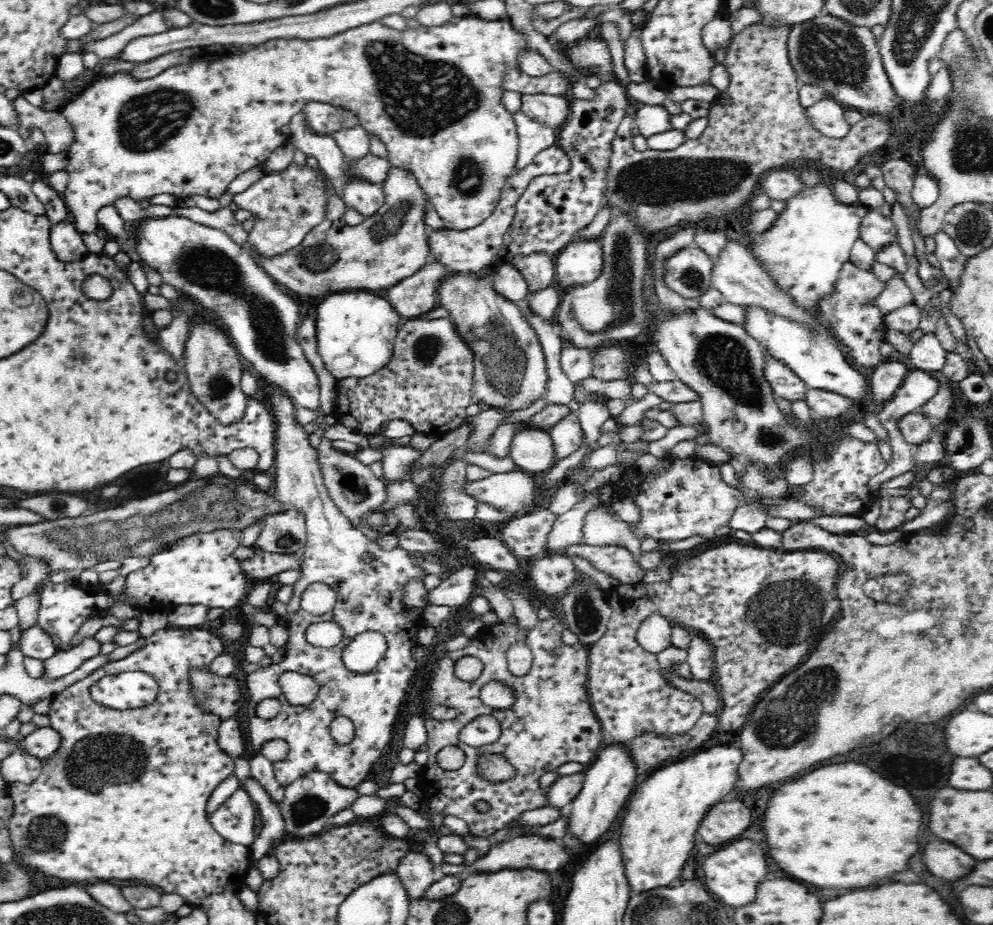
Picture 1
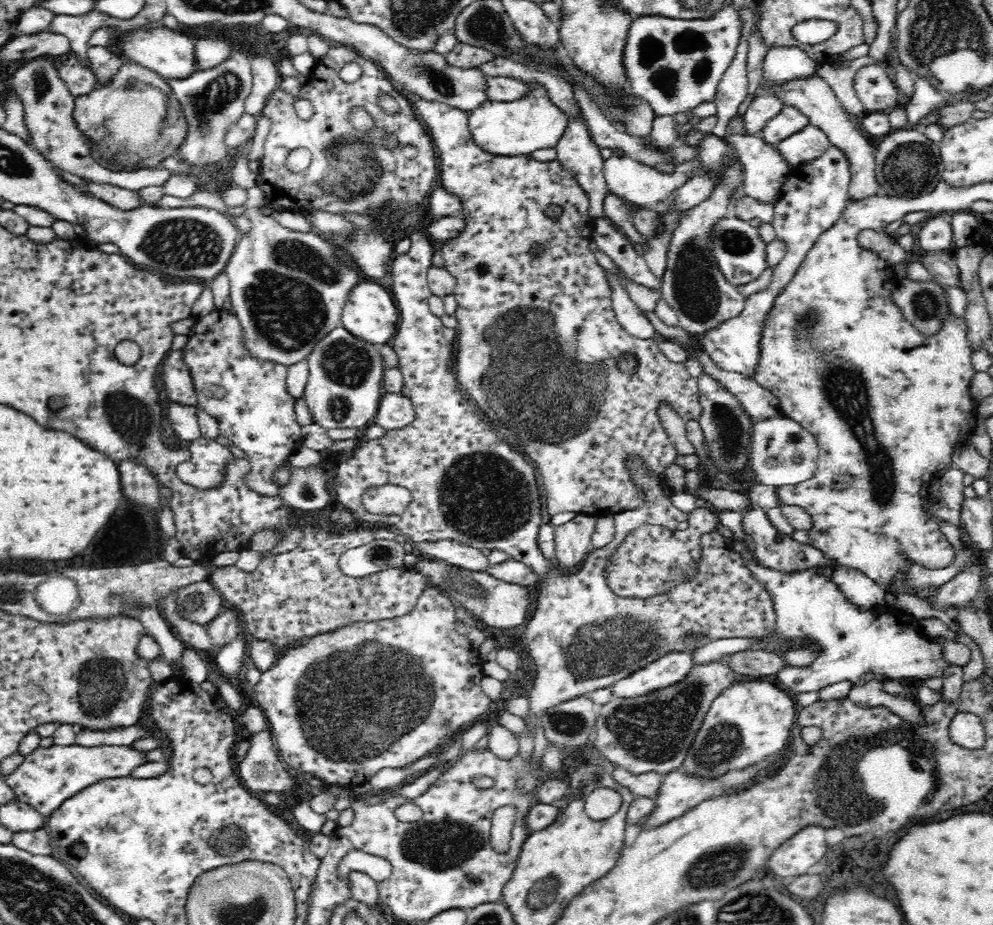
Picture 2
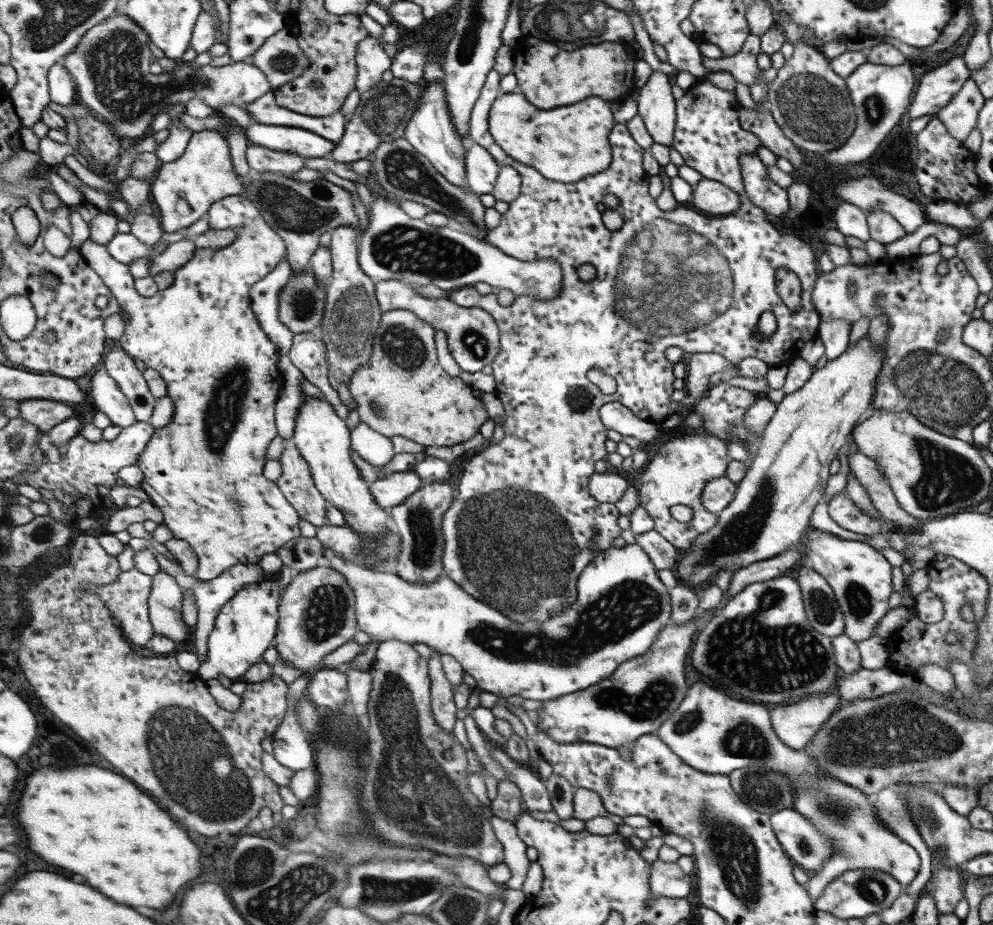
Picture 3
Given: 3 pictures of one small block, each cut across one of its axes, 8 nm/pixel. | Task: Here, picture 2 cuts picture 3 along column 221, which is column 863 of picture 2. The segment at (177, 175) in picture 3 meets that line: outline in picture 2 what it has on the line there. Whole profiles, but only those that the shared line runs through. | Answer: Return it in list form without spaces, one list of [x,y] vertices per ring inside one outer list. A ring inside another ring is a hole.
[[[812,76],[812,78],[802,78],[802,80],[796,80],[796,82],[788,82],[784,86],[774,86],[772,94],[782,98],[784,106],[798,108],[804,114],[804,118],[812,126],[816,126],[818,130],[828,134],[830,144],[846,156],[846,160],[850,164],[850,174],[852,174],[850,182],[848,182],[852,202],[862,202],[866,198],[878,196],[878,192],[880,192],[878,174],[876,174],[876,152],[878,152],[878,148],[872,146],[872,138],[862,128],[856,128],[852,124],[852,116],[842,108],[836,94],[830,90],[830,86],[822,78]]]

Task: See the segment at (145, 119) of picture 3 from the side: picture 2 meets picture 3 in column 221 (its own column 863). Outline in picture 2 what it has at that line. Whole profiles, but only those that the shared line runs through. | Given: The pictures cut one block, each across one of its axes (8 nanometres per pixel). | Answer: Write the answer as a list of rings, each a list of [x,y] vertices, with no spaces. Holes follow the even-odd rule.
[[[872,62],[870,66],[860,68],[854,78],[854,90],[860,104],[866,108],[866,112],[872,114],[888,114],[900,102],[900,90],[888,76],[886,62]]]

